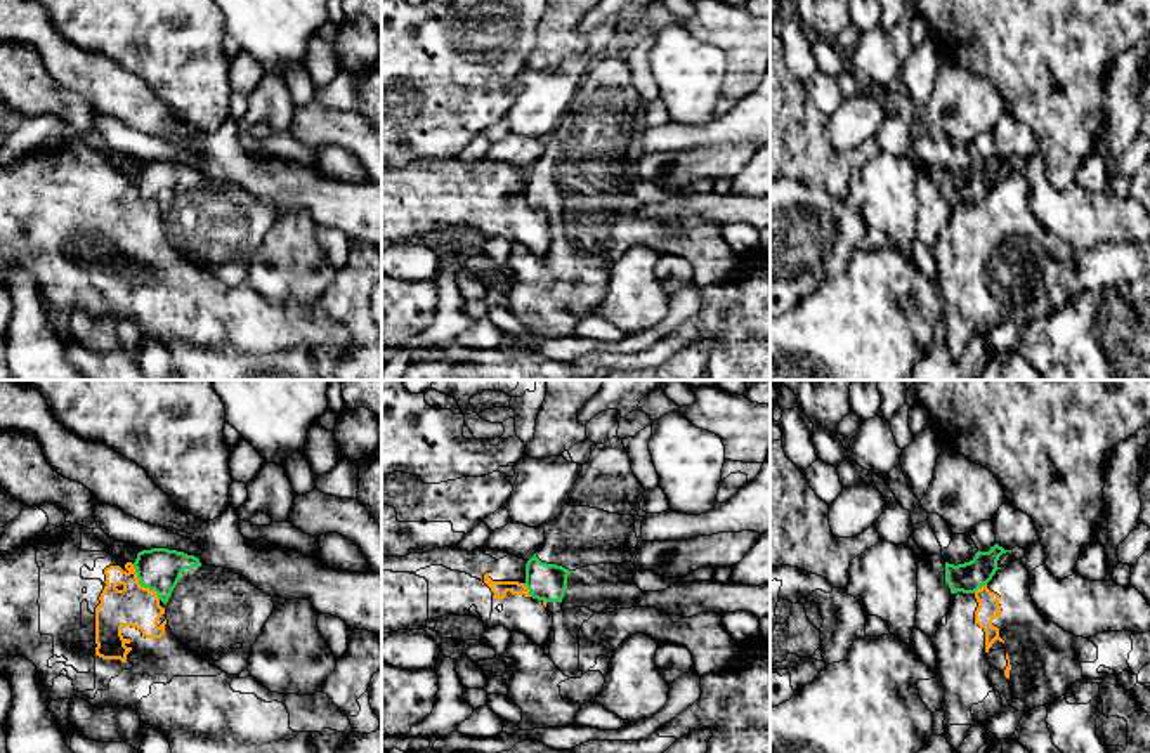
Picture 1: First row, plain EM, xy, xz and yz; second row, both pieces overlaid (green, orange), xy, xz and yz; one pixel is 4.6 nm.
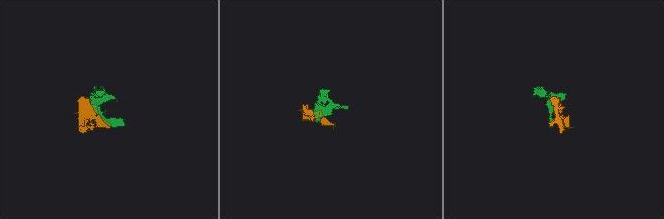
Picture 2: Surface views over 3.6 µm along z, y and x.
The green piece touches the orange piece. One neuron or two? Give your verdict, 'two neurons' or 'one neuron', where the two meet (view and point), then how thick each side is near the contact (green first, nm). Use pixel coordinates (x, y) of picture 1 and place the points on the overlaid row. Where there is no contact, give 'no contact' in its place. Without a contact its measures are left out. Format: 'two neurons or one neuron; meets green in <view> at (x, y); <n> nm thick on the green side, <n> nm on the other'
two neurons; meets green in xy at (143, 585); 200 nm thick on the green side, 190 nm on the other

